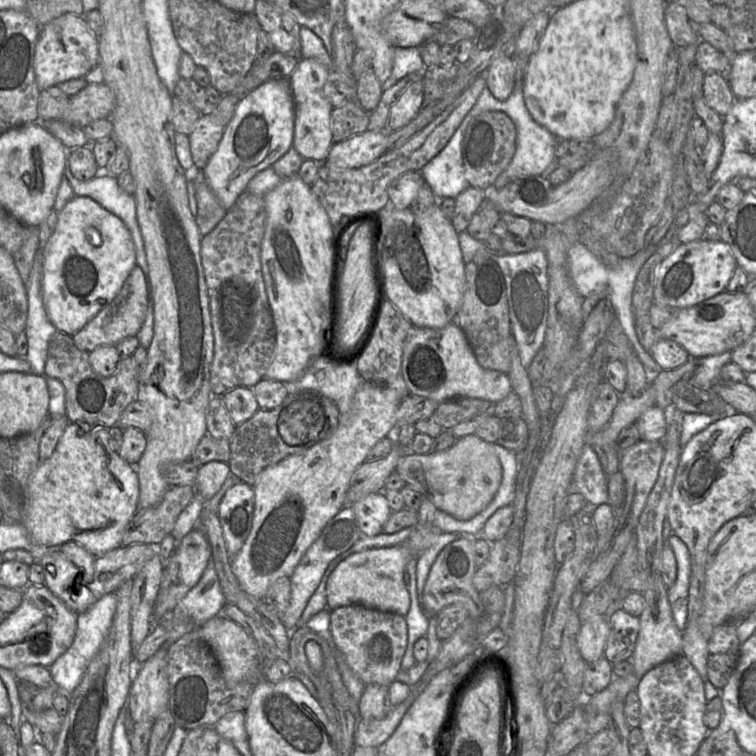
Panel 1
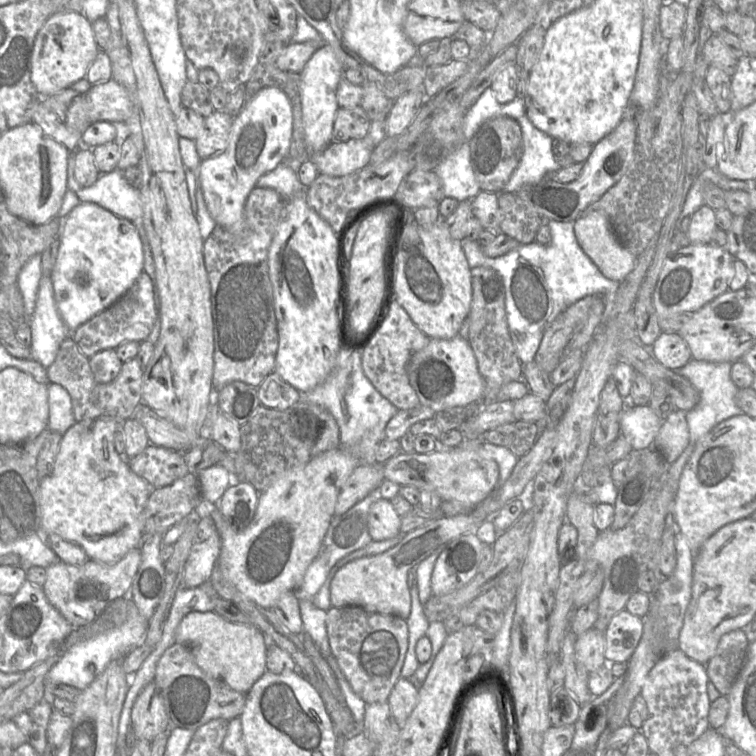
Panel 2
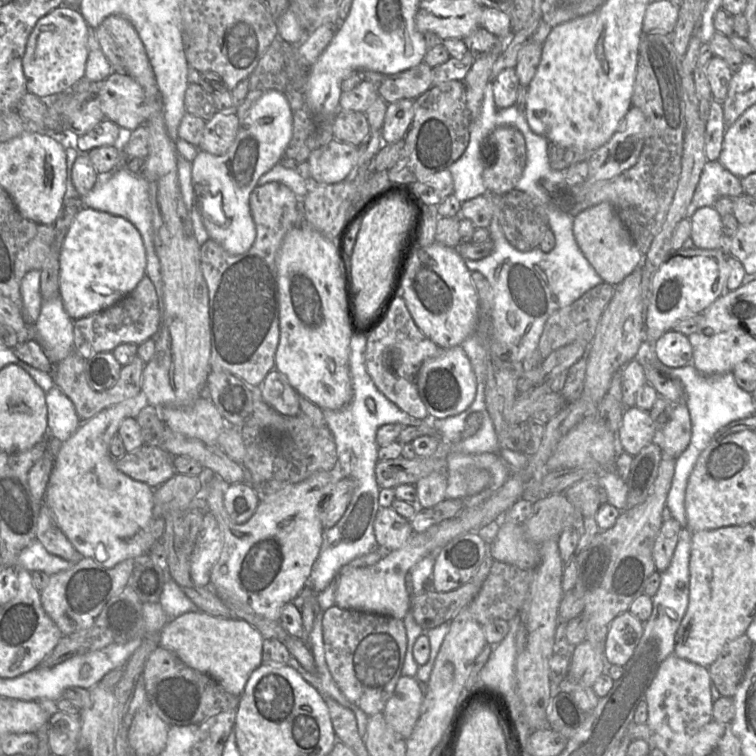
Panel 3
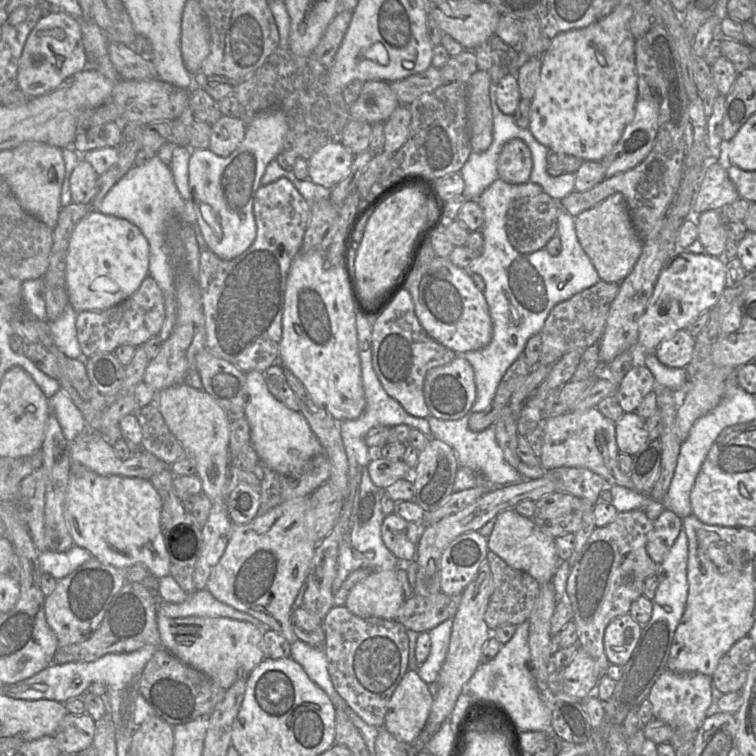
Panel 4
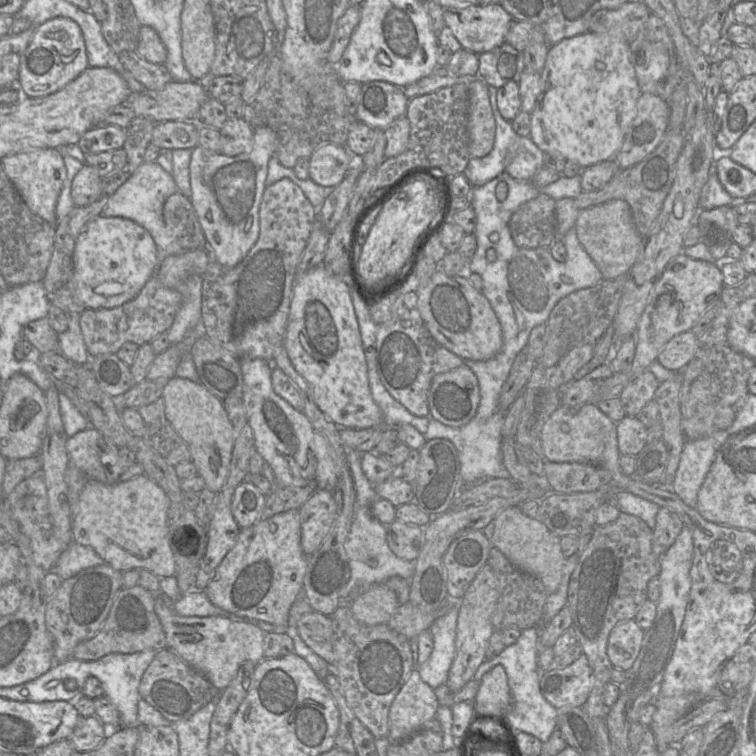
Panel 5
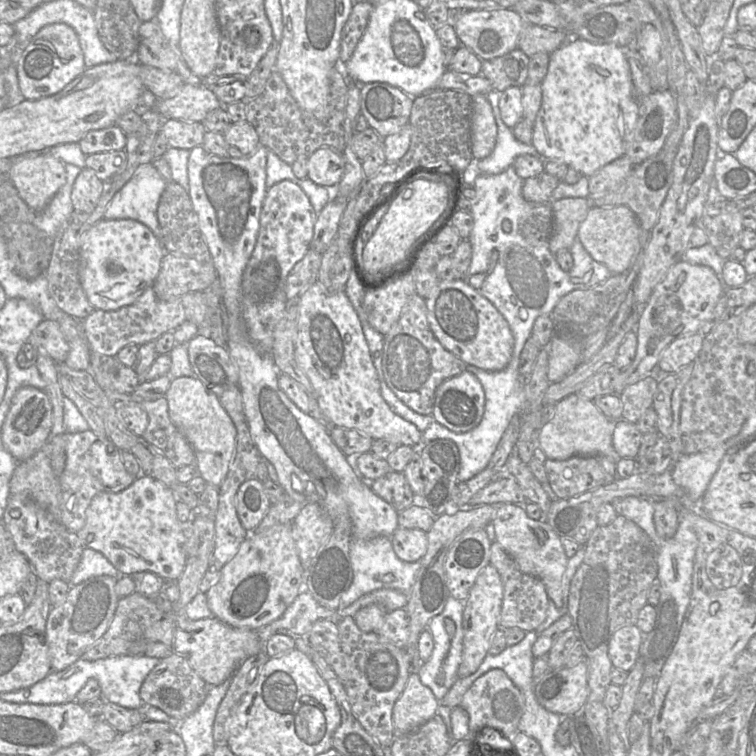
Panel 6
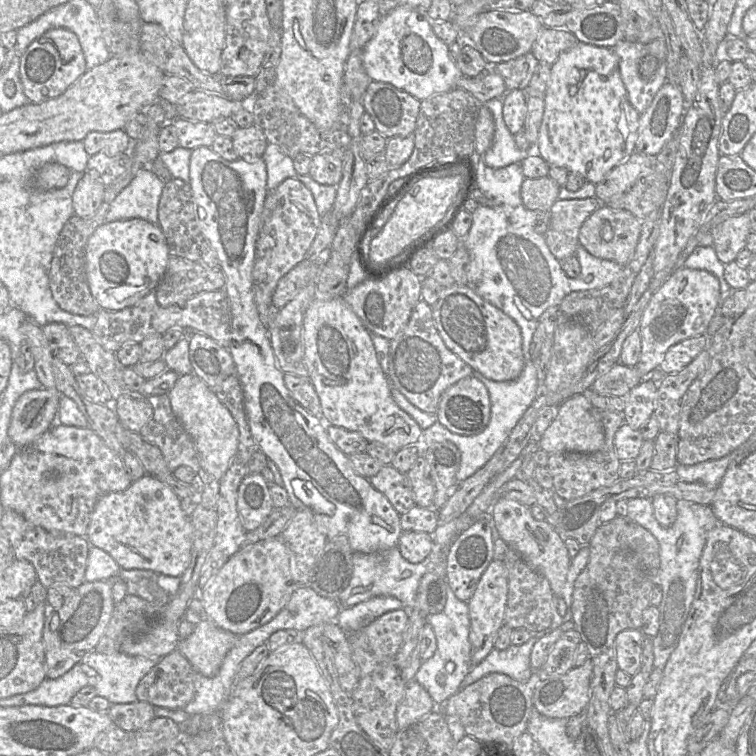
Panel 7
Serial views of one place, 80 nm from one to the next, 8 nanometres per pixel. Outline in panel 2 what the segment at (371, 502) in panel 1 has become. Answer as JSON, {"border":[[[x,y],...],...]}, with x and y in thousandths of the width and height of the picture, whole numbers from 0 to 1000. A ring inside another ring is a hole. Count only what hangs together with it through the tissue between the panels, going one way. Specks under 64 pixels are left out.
{"border":[[[500,657],[487,683],[487,702],[495,716],[505,716],[532,708],[530,684],[515,661]]]}

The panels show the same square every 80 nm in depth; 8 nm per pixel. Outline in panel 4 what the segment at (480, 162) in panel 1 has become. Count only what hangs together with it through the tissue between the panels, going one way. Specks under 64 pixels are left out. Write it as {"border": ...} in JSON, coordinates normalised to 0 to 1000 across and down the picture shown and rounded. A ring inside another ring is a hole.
{"border":[[[673,185],[664,196],[657,213],[661,237],[676,243],[690,243],[701,238],[705,221],[704,205],[693,187]]]}

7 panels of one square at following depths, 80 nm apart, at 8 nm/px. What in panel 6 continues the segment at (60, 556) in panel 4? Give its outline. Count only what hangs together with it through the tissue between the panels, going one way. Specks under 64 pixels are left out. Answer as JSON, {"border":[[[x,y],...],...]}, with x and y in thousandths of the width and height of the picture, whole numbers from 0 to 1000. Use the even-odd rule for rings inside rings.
{"border":[[[112,724],[106,743],[91,769],[93,774],[102,774],[122,763],[142,761],[151,765],[159,762],[156,754],[132,730]]]}

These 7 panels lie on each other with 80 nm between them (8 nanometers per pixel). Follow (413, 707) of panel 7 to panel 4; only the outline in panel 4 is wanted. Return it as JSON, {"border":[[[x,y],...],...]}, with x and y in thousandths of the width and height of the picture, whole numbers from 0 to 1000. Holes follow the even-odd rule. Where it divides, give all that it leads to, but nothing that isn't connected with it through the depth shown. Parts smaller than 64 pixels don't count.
{"border":[[[540,886],[522,911],[508,963],[526,979],[546,984],[565,958],[574,923],[550,886]]]}

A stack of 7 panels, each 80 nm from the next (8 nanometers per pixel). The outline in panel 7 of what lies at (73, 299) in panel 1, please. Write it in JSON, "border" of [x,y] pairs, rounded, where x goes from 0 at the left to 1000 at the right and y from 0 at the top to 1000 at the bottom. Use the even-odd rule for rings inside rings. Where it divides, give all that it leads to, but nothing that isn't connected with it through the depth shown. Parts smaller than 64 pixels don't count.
{"border":[[[187,288],[165,290],[144,295],[139,294],[123,307],[123,310],[118,313],[114,324],[114,362],[119,385],[134,409],[143,411],[155,411],[167,406],[176,405],[197,386],[205,385],[210,373],[213,372],[214,366],[220,360],[224,341],[225,335],[220,315],[209,296],[198,295],[197,292]]]}

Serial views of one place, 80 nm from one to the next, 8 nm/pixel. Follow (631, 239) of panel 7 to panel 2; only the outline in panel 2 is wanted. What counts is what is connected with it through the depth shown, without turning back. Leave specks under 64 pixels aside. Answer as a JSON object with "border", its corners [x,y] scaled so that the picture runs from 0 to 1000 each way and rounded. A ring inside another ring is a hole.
{"border":[[[798,279],[769,283],[759,292],[759,310],[802,368],[823,373],[839,356],[843,341],[820,323]]]}

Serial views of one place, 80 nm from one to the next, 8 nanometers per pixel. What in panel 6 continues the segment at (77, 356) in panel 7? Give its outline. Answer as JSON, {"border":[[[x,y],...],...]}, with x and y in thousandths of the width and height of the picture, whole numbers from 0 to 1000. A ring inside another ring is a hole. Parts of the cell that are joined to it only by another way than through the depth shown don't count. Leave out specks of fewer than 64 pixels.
{"border":[[[58,421],[42,438],[37,452],[73,479],[86,479],[91,467],[91,452],[86,448],[74,423]]]}

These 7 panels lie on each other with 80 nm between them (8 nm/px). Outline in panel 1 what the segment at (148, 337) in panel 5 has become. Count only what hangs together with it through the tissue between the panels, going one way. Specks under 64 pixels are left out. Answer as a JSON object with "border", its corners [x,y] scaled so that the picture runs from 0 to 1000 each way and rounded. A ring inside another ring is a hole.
{"border":[[[180,351],[156,390],[136,406],[107,437],[97,443],[99,456],[110,464],[122,466],[134,456],[153,456],[160,450],[180,444],[194,415],[197,381],[187,353]]]}

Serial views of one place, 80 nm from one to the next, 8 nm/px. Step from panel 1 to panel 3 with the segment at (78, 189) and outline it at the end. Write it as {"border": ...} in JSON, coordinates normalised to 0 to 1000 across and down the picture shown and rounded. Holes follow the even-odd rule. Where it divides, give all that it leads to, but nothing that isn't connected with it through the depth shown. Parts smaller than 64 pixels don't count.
{"border":[[[89,194],[89,234],[91,255],[95,262],[106,262],[107,270],[111,274],[123,275],[126,278],[143,280],[149,284],[164,287],[172,292],[184,306],[188,312],[190,327],[193,331],[193,364],[202,373],[209,392],[209,401],[213,413],[213,437],[214,437],[214,419],[217,411],[217,392],[216,392],[216,369],[213,362],[213,352],[210,341],[206,336],[202,303],[201,303],[201,279],[197,258],[197,242],[190,231],[180,231],[165,221],[155,221],[148,228],[130,229],[130,241],[122,251],[111,259],[104,261],[104,257],[97,245],[95,239],[95,222],[102,206],[106,202],[101,196]]]}

